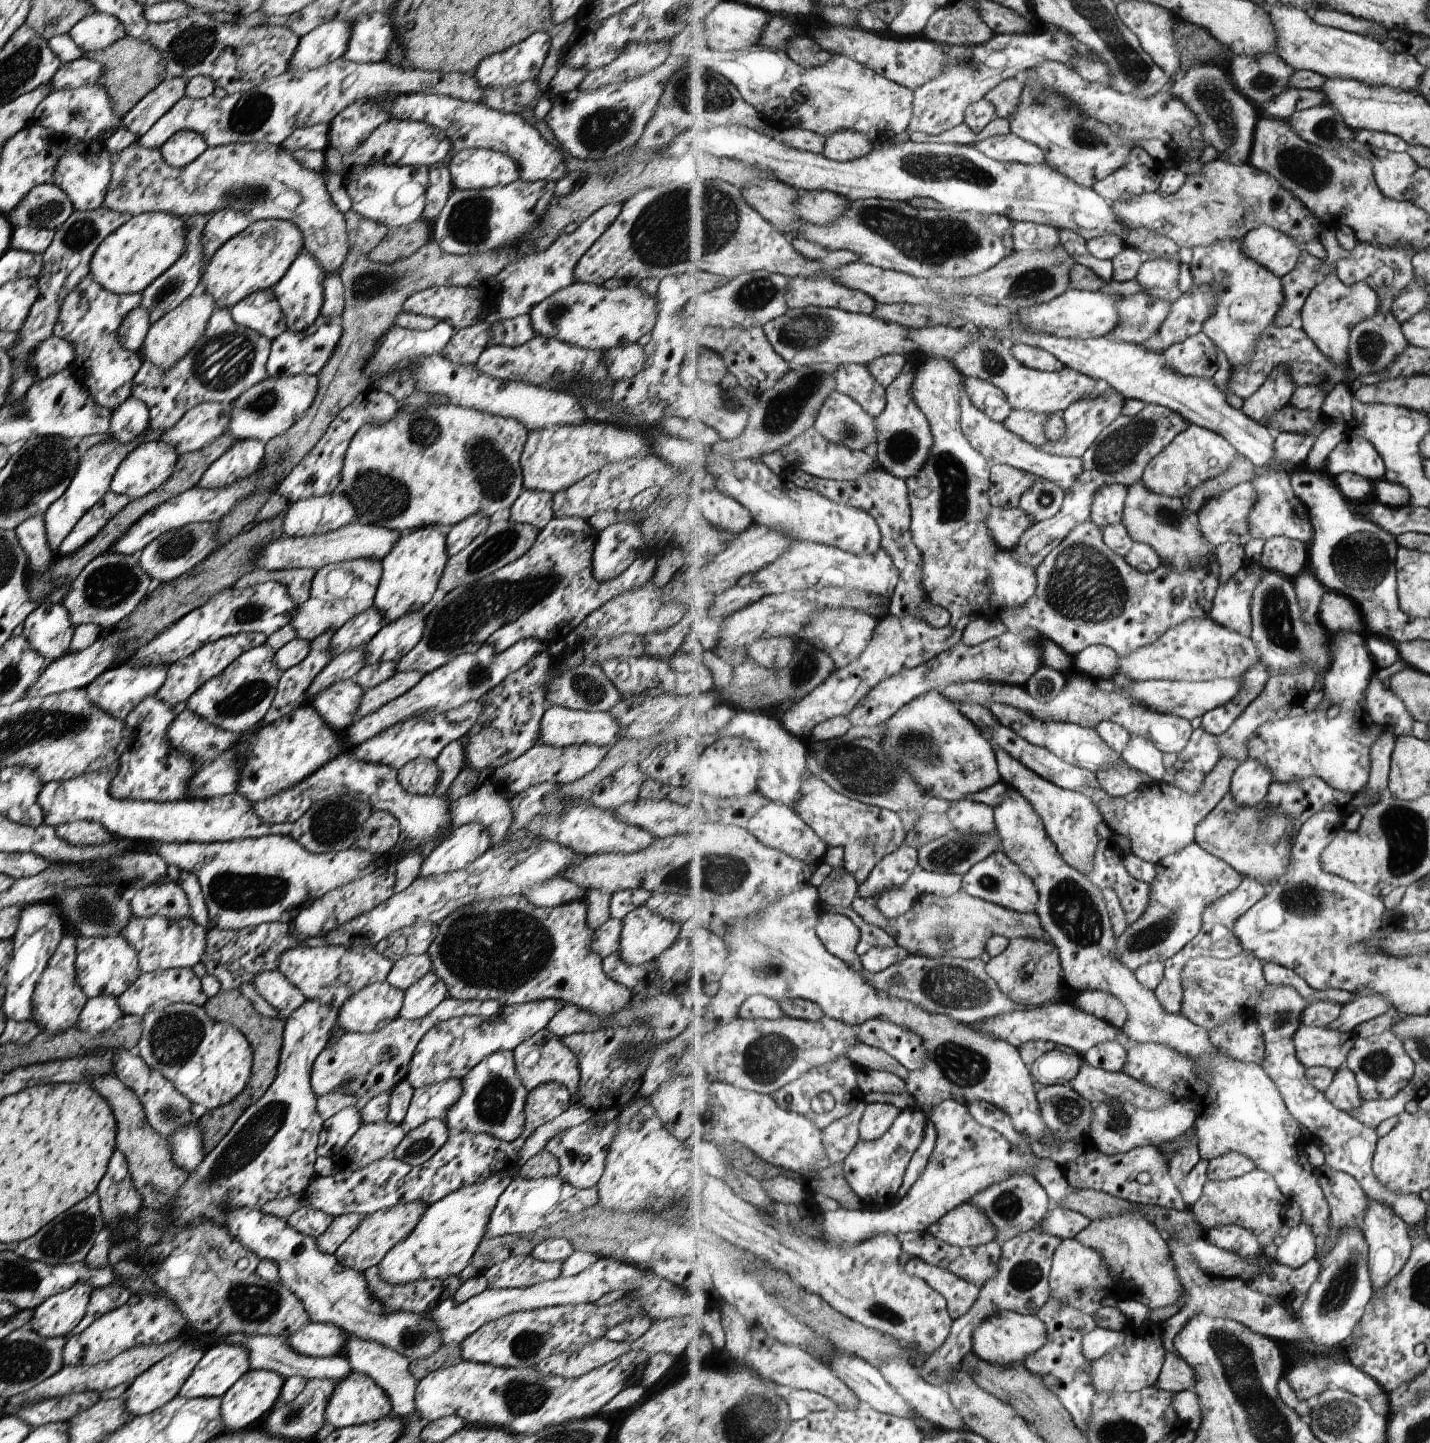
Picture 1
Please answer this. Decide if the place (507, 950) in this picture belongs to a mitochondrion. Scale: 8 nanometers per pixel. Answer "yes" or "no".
yes

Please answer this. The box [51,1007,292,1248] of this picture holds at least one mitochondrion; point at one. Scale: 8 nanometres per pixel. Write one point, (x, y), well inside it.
(174, 1038)

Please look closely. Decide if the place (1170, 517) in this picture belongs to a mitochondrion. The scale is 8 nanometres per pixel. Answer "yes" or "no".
yes

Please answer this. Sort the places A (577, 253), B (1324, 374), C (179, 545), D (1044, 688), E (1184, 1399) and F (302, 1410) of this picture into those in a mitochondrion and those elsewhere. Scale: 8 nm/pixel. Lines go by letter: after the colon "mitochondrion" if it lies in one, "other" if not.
A: other
B: mitochondrion
C: mitochondrion
D: mitochondrion
E: other
F: mitochondrion

